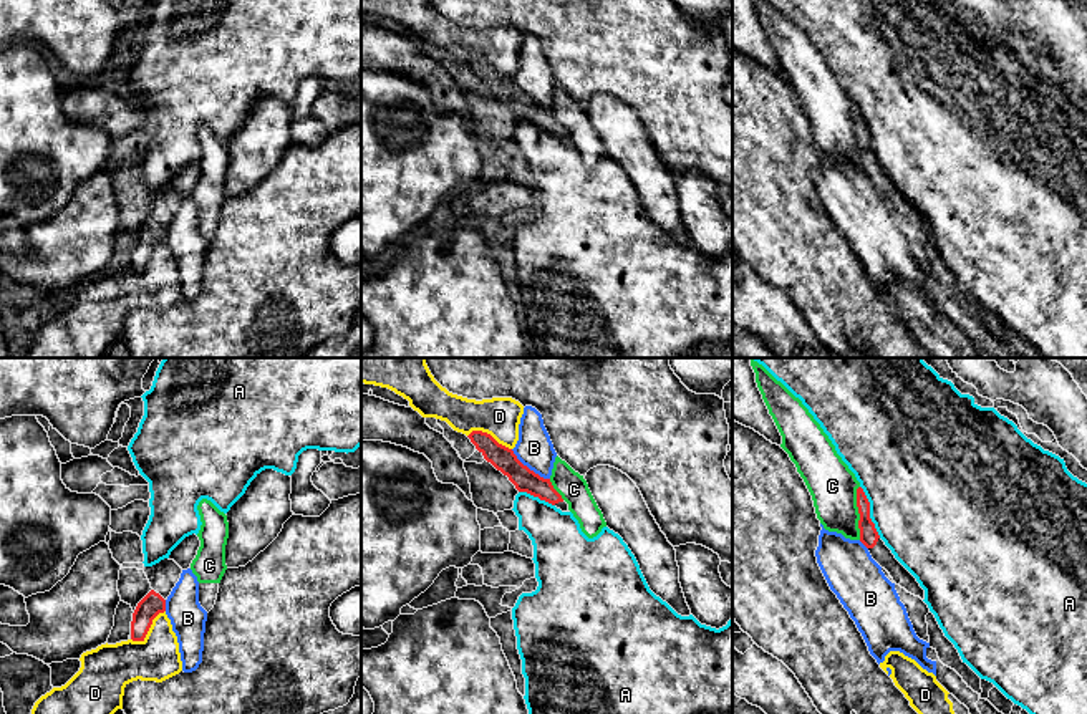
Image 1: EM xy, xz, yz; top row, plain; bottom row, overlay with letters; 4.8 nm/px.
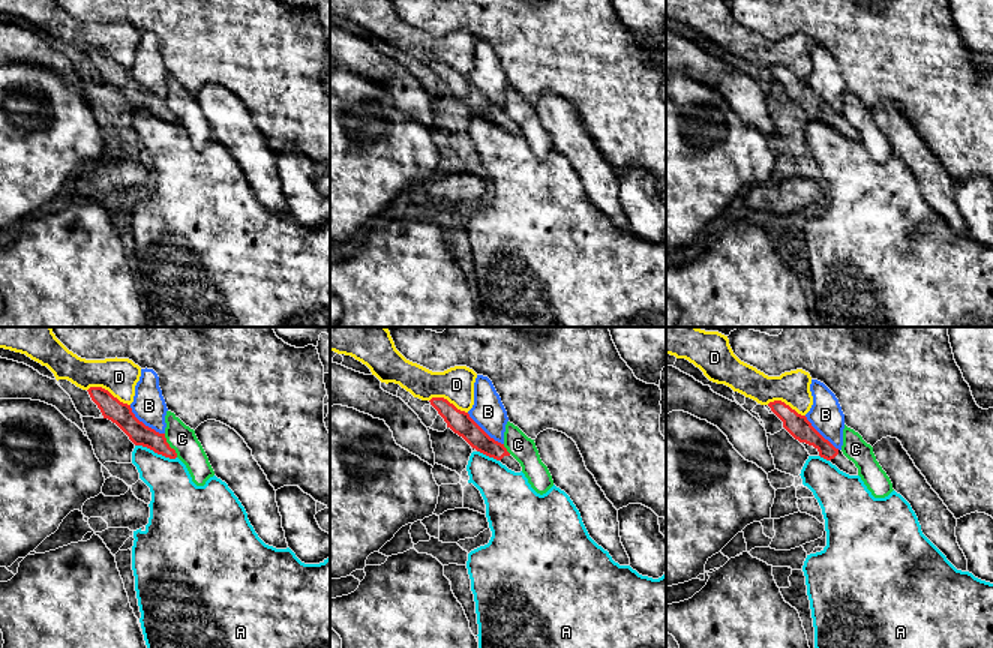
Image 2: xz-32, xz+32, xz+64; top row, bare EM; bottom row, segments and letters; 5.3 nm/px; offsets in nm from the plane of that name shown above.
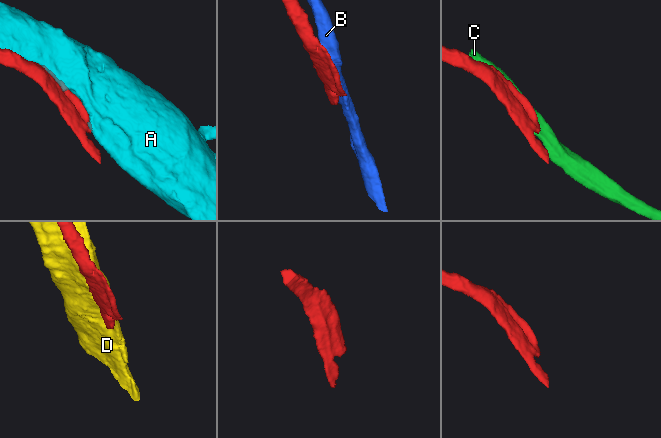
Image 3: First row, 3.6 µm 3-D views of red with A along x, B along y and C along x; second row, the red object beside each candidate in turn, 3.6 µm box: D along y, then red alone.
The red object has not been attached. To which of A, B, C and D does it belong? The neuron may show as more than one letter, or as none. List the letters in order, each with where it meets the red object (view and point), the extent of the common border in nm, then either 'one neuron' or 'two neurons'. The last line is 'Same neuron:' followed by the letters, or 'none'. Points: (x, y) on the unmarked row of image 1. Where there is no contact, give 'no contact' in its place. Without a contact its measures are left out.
A: meets red in yz at (869, 141); contact 280 nm long; two neurons
B: meets red in xz at (527, 96); contact 240 nm long; two neurons
C: meets red in yz at (859, 141); contact 260 nm long; two neurons
D: meets red in xy at (148, 259); contact 220 nm long; two neurons
Same neuron: none

